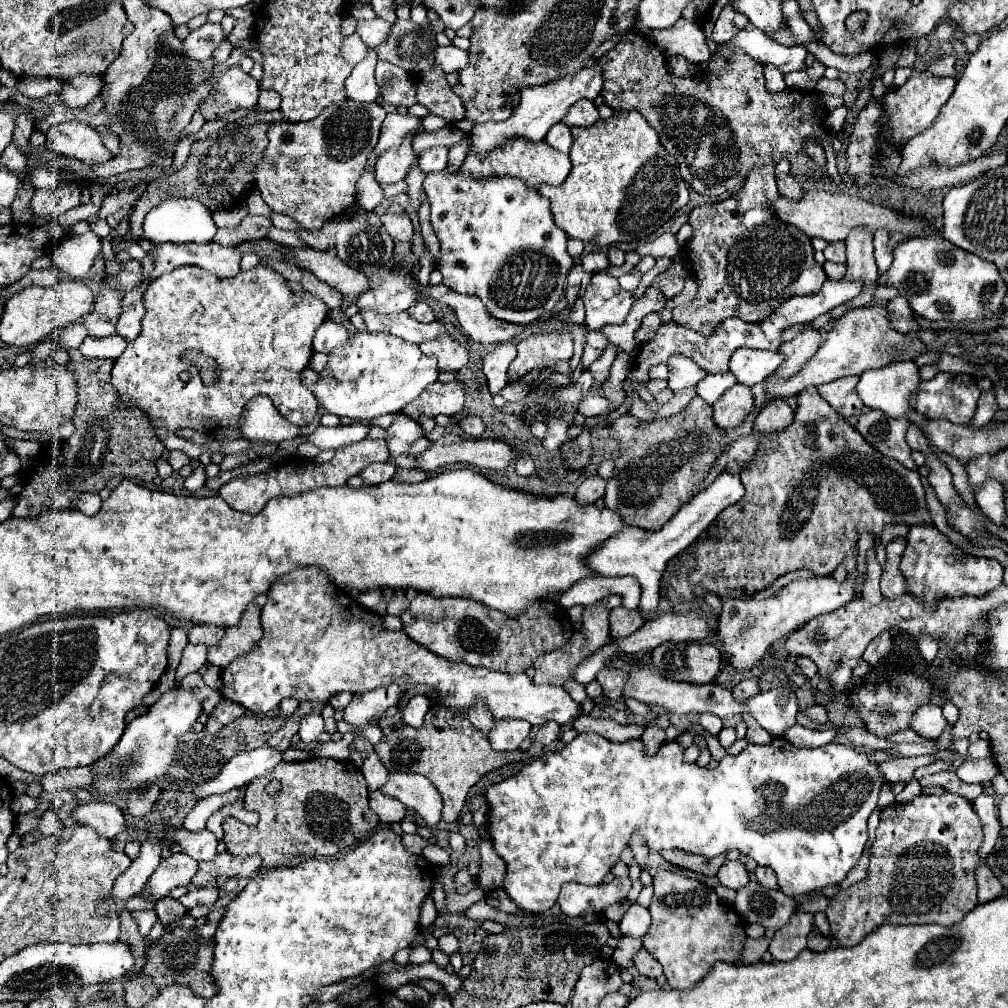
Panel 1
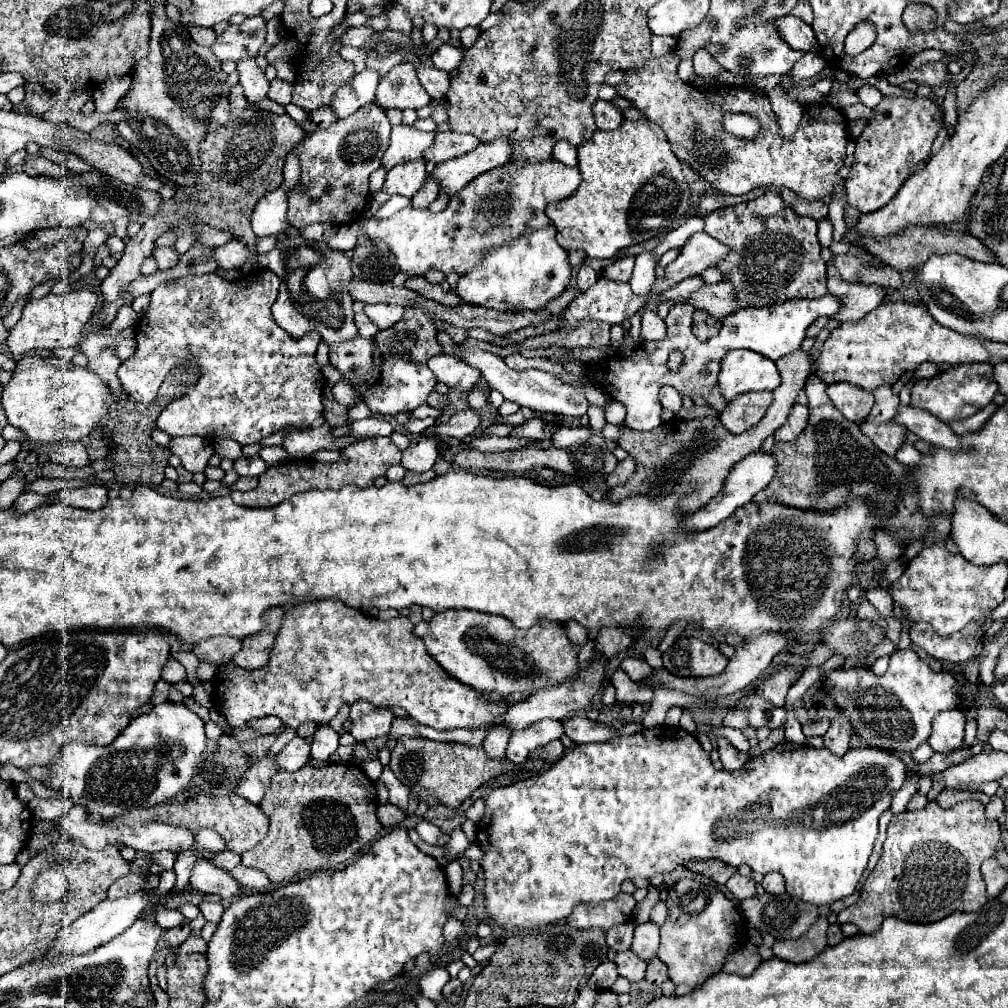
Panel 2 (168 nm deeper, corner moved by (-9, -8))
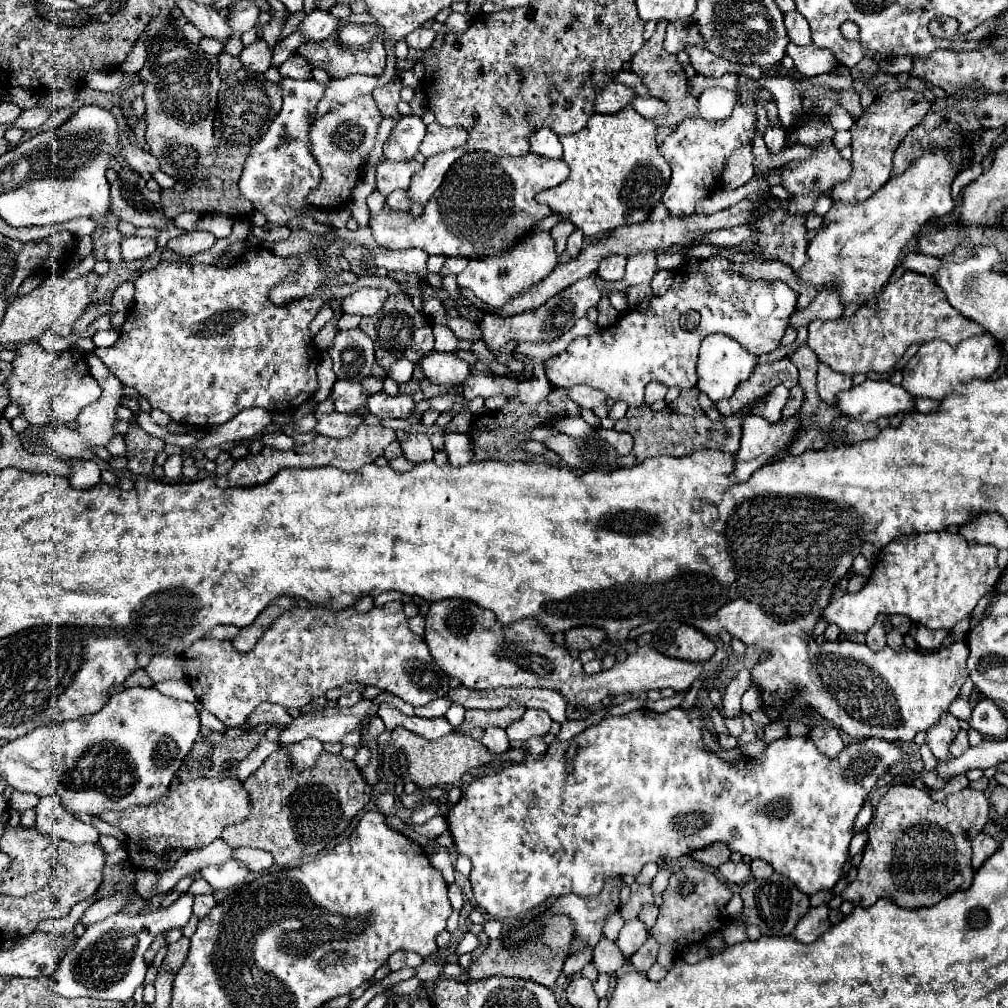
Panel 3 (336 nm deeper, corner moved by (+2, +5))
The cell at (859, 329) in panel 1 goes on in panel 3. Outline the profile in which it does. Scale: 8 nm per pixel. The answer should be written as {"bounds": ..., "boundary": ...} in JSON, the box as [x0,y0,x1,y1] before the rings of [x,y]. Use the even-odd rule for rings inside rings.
{"bounds":[807,271,987,377],"boundary":[[[905,271],[901,279],[885,285],[875,303],[861,305],[853,315],[839,317],[835,321],[813,321],[809,325],[807,345],[815,351],[821,363],[853,377],[869,371],[887,373],[913,343],[923,345],[941,339],[949,345],[957,345],[973,335],[985,333],[987,331],[981,325],[957,313],[929,277]]]}

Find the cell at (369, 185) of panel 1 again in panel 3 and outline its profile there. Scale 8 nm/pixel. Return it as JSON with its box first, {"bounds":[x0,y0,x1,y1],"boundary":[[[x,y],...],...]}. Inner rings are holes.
{"bounds":[383,117,425,161],"boundary":[[[401,117],[395,121],[389,139],[383,145],[383,153],[387,161],[403,161],[411,159],[419,151],[419,143],[425,135],[425,123],[421,117]]]}

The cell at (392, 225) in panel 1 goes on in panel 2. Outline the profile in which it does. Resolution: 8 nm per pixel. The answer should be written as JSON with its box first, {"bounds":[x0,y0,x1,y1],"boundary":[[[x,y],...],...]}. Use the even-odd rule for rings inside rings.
{"bounds":[328,160,582,276],"boundary":[[[556,160],[520,166],[508,162],[476,176],[448,202],[446,210],[440,214],[408,206],[386,220],[362,218],[340,226],[338,234],[330,238],[328,246],[342,252],[352,250],[358,234],[362,232],[374,242],[384,242],[398,258],[400,272],[404,274],[424,276],[428,270],[466,274],[476,268],[482,262],[482,256],[494,250],[494,246],[504,246],[518,236],[552,226],[552,220],[548,220],[544,214],[546,206],[550,202],[568,198],[580,186],[580,182],[582,176],[578,168],[564,166]]]}

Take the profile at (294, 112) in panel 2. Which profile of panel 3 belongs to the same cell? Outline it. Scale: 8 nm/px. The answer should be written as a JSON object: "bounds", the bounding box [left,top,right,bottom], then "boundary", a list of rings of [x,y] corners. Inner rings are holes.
{"bounds":[239,79,331,233],"boundary":[[[281,79],[279,87],[283,95],[283,107],[271,123],[267,135],[257,145],[253,145],[239,179],[239,189],[253,203],[253,207],[275,225],[285,225],[289,229],[307,229],[311,233],[329,233],[331,227],[319,225],[309,215],[305,215],[305,209],[309,209],[305,197],[313,189],[317,189],[321,179],[321,169],[309,153],[307,133],[315,107],[327,91],[327,85],[315,79]]]}

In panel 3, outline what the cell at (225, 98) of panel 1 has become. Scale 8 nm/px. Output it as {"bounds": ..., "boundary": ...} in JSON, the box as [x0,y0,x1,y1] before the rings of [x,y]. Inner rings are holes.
{"bounds":[239,39,273,73],"boundary":[[[257,39],[249,47],[243,47],[239,59],[241,65],[249,69],[249,73],[265,73],[271,65],[271,53],[273,51],[267,47],[267,43],[263,39]]]}

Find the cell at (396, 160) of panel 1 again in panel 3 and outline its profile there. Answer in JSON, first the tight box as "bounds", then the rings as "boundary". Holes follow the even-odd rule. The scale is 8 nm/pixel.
{"bounds":[377,159,421,195],"boundary":[[[415,159],[405,161],[381,161],[377,165],[377,189],[383,195],[389,195],[395,189],[407,189],[411,177],[421,169],[421,163]]]}

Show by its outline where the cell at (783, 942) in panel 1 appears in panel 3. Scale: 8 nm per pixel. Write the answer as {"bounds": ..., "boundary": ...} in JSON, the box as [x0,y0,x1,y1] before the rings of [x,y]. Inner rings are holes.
{"bounds":[791,905,829,943],"boundary":[[[821,905],[821,907],[813,907],[805,917],[799,919],[791,937],[801,943],[813,943],[827,929],[829,929],[829,909],[827,905]]]}

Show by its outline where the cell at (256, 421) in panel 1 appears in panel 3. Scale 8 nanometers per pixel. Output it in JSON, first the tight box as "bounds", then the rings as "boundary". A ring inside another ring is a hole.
{"bounds":[315,413,363,437],"boundary":[[[327,413],[327,415],[321,415],[317,419],[317,427],[315,431],[321,433],[321,435],[329,435],[329,437],[347,437],[351,435],[359,425],[363,423],[361,417],[357,415],[343,415],[343,413]]]}

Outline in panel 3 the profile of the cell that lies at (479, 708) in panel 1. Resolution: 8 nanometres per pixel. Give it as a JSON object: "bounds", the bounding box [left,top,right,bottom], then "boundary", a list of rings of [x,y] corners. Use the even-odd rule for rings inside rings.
{"bounds":[481,727,509,753],"boundary":[[[487,727],[483,731],[481,743],[493,753],[503,753],[503,751],[509,749],[509,741],[505,737],[505,729],[497,729],[497,727]]]}

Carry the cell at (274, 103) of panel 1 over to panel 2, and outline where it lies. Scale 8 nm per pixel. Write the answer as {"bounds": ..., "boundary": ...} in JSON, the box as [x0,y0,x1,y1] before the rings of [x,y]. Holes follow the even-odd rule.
{"bounds":[268,78,292,104],"boundary":[[[274,78],[274,80],[272,80],[272,86],[270,86],[268,98],[272,98],[272,100],[278,102],[278,104],[288,104],[288,102],[292,100],[292,84],[286,82],[286,80]]]}

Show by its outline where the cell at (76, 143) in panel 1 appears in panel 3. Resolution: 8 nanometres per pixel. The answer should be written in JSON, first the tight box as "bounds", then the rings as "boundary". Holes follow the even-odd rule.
{"bounds":[121,143,159,173],"boundary":[[[125,143],[125,145],[121,147],[121,155],[123,155],[125,163],[127,163],[135,173],[155,173],[155,171],[159,169],[159,161],[157,161],[151,153],[139,149],[139,147],[133,145],[133,143]]]}

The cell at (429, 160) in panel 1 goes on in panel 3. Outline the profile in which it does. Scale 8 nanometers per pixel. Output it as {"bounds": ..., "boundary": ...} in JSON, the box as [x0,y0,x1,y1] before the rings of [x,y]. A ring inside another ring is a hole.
{"bounds":[387,191,411,211],"boundary":[[[393,191],[391,195],[387,195],[387,203],[389,203],[389,207],[393,207],[397,211],[407,211],[411,205],[407,191]]]}

